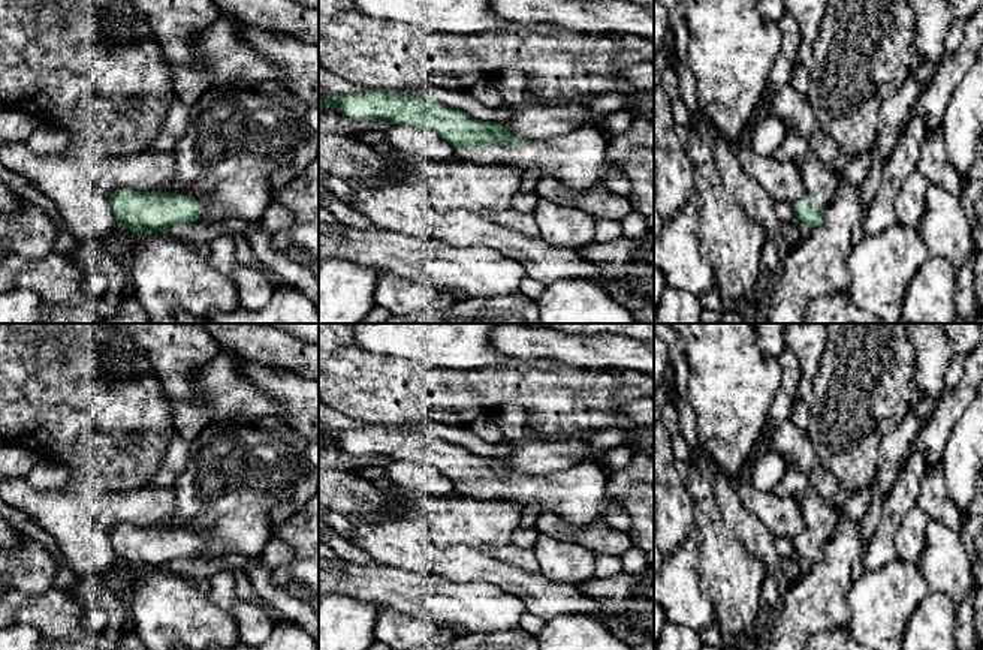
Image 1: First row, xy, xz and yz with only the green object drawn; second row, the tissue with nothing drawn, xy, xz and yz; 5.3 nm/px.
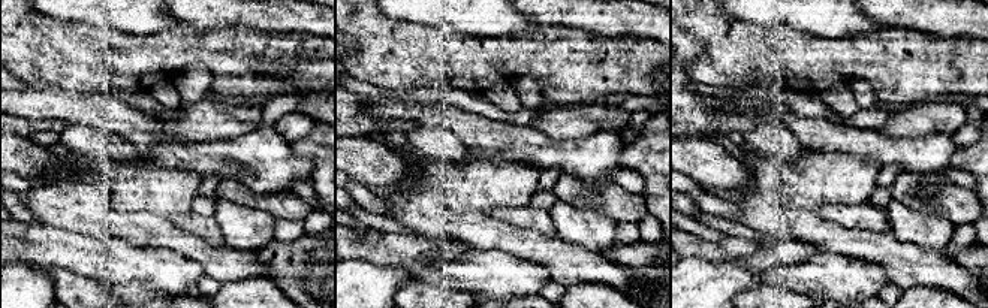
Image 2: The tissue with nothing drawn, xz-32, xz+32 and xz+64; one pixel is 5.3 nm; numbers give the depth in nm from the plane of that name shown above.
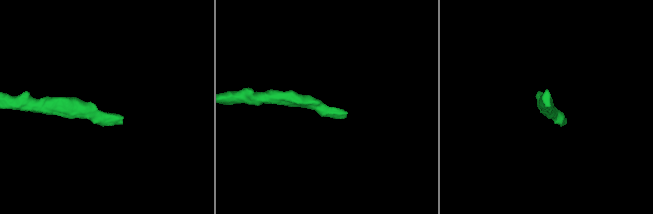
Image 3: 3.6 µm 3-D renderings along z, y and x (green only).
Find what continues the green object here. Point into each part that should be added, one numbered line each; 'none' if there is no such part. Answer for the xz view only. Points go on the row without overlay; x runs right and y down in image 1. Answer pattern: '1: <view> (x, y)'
1: xz (579, 494)

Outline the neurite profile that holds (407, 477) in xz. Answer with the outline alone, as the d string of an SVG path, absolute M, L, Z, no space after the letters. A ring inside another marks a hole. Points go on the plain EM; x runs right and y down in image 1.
M393 460L383 467L383 478L392 482L393 491L419 493L428 497L453 496L459 485L437 467L410 460Z

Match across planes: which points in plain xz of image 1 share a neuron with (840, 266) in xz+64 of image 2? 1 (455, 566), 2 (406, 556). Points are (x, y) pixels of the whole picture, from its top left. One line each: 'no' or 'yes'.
1: no
2: no

